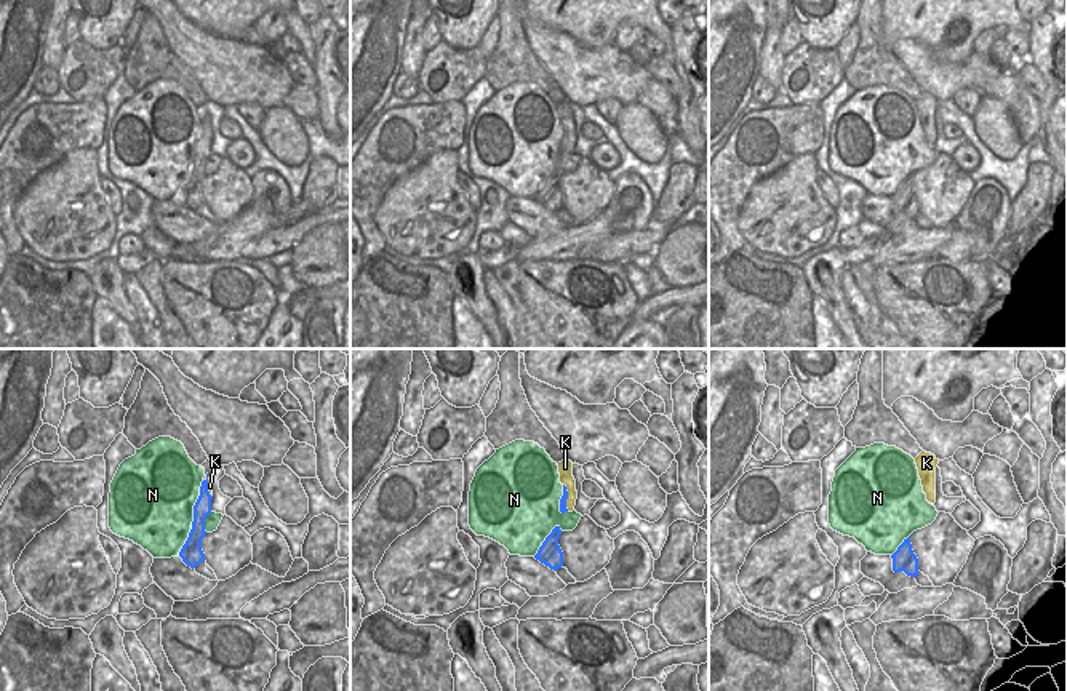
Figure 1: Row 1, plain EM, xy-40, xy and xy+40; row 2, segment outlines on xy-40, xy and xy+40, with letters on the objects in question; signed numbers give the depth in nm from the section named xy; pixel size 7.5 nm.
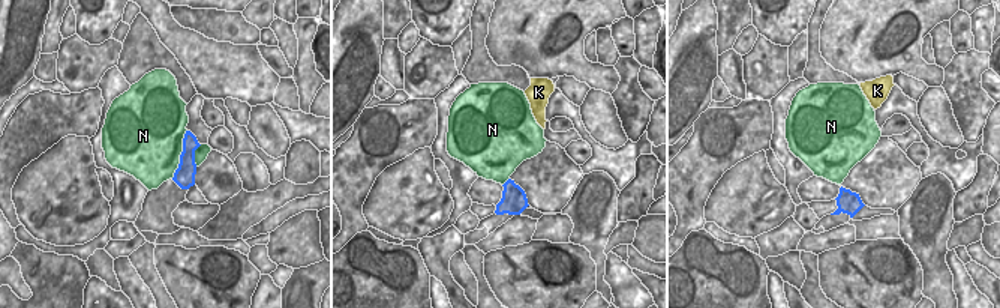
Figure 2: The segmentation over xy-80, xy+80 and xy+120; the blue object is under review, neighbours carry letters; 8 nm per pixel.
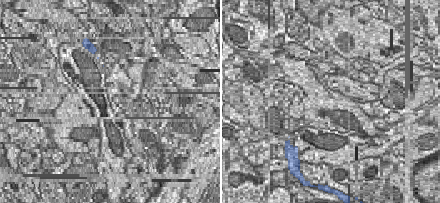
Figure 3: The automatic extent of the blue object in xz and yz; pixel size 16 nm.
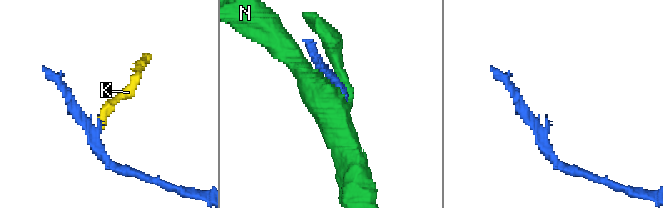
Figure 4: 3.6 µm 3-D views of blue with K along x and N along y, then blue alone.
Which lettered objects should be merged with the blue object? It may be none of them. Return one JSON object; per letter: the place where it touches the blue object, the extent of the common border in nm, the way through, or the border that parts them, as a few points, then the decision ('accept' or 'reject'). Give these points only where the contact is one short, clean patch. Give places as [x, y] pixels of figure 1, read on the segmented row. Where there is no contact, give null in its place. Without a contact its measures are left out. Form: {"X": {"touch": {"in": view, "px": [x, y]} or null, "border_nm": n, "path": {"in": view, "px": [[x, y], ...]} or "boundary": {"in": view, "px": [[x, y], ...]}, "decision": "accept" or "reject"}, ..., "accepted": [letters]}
{"K": {"touch": {"in": "xy", "px": [567, 498]}, "border_nm": 220, "boundary": {"in": "xy", "px": [[563, 483], [568, 511]]}, "decision": "reject"}, "N": {"touch": {"in": "xy-40", "px": [194, 519]}, "border_nm": 600, "decision": "reject"}, "accepted": []}

